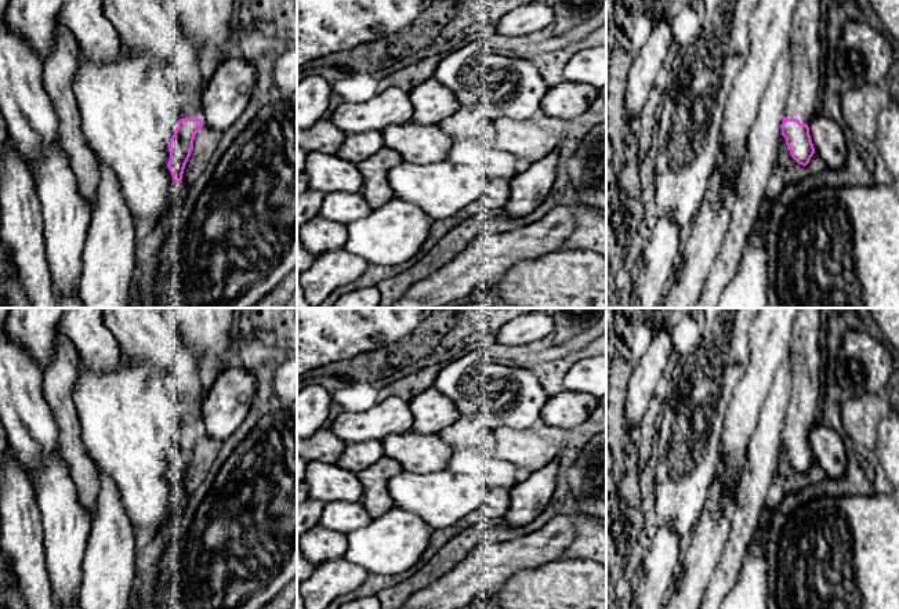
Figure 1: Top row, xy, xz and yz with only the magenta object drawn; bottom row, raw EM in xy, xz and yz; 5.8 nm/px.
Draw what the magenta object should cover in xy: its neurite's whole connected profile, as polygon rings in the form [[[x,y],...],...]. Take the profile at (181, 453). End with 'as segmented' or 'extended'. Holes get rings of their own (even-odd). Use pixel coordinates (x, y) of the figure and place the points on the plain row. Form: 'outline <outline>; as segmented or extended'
outline [[[186,406],[181,410],[178,436],[168,453],[168,479],[175,492],[182,489],[185,474],[193,457],[193,449],[202,439],[202,425],[197,406]]]; extended

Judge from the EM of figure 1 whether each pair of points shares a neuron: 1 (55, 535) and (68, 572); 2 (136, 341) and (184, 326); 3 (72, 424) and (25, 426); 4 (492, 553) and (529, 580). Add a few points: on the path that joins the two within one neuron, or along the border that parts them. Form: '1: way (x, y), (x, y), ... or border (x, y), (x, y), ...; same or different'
1: way (64, 544), (64, 562); same
2: border (173, 326), (177, 333); different
3: border (43, 394), (57, 426), (60, 455); different
4: border (548, 561), (530, 569), (518, 571), (493, 593); different

